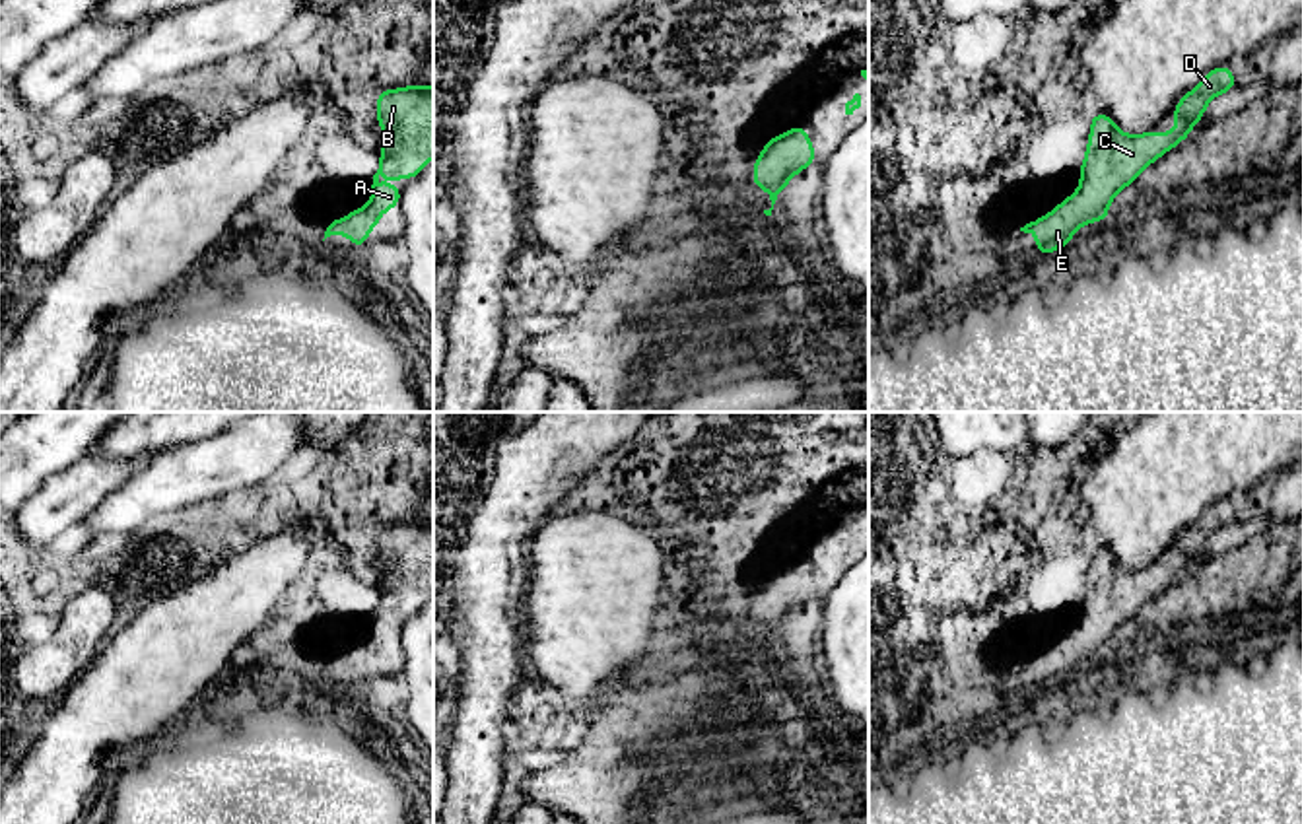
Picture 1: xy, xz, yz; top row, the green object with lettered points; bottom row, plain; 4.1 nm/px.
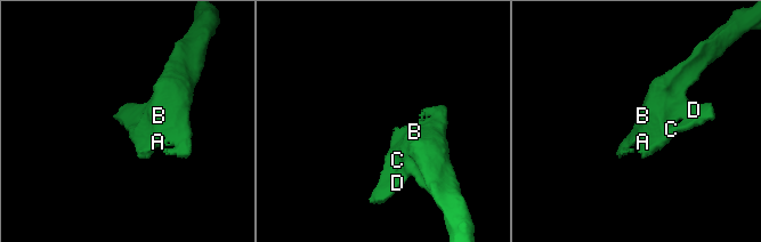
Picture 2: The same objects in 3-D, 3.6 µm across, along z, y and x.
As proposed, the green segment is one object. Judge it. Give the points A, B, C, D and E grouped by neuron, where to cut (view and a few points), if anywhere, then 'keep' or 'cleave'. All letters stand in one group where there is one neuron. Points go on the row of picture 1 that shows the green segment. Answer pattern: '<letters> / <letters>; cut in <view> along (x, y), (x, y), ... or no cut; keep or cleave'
A B C D E; no cut; keep

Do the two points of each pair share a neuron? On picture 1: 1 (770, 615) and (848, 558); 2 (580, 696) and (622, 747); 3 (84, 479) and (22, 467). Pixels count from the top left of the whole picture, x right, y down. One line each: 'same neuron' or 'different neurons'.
1: same neuron
2: different neurons
3: different neurons

